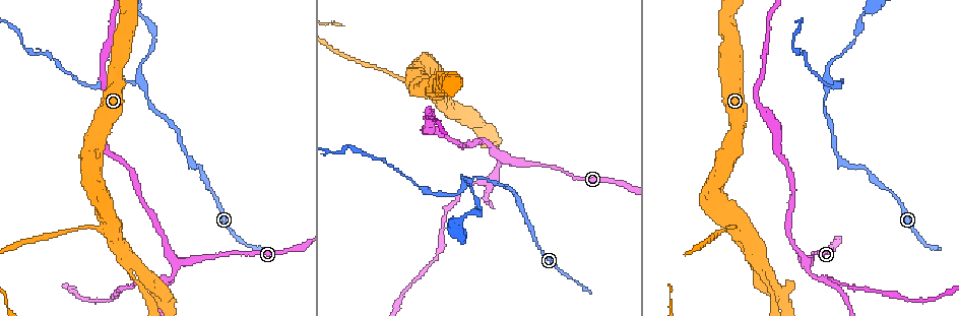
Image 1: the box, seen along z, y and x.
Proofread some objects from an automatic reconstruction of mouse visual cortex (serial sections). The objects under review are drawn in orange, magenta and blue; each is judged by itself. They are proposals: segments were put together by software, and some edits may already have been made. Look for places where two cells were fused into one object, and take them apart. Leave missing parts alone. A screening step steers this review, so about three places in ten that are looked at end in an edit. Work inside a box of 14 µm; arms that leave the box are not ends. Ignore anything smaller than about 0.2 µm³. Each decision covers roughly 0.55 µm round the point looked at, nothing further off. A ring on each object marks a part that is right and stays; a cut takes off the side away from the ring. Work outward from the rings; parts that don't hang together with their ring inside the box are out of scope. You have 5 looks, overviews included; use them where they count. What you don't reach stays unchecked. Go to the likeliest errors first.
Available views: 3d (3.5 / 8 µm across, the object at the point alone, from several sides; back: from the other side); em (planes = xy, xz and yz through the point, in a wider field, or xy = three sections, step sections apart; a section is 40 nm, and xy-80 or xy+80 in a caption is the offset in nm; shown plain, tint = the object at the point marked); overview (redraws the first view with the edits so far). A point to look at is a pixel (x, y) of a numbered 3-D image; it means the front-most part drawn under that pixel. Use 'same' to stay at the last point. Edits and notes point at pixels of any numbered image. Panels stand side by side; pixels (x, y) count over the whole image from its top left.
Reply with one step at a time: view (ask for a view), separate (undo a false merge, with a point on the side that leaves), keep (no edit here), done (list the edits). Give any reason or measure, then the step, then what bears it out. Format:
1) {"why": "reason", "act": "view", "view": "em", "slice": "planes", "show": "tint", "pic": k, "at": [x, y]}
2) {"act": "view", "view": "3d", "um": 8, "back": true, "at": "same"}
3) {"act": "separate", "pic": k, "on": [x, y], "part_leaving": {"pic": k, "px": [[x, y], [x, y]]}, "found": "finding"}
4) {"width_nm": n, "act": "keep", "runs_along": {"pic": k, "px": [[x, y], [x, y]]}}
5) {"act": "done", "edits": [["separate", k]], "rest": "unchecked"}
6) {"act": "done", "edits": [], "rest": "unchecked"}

{"why": "a fork", "act": "view", "view": "3d", "um": 3.5, "pic": 1, "at": [107, 230]}

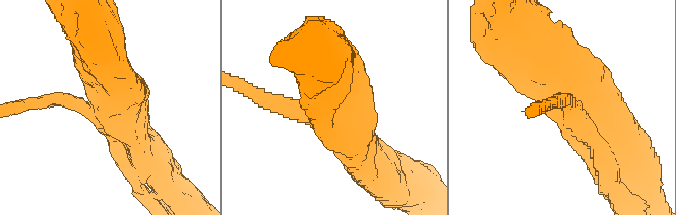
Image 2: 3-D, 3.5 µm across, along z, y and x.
{"act": "view", "view": "em", "slice": "xy", "step": 2, "show": "tint", "pic": 2, "at": [566, 110]}

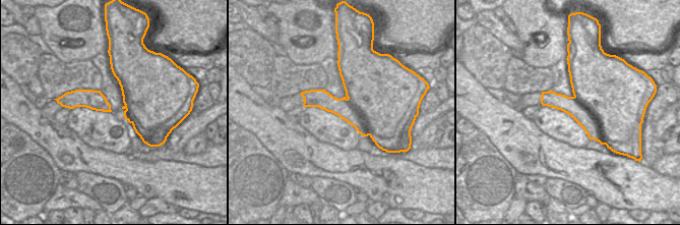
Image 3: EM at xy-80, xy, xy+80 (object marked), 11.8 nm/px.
{"act": "keep", "runs_along": {"pic": 2, "px": [[515, 54], [611, 132]]}, "found": "one cell here"}

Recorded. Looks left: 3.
{"why": "sharp bend", "act": "view", "view": "3d", "um": 3.5, "pic": 1, "at": [179, 262]}

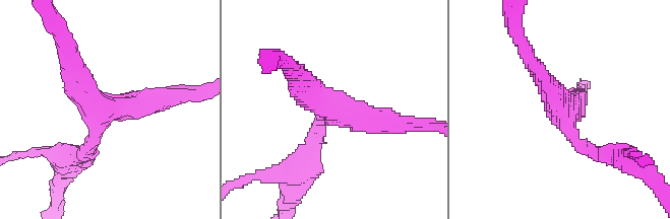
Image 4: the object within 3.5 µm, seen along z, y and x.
{"arms": 3, "arm_widths_nm": [200, 250, 350], "why": "need the tissue", "act": "view", "view": "em", "slice": "planes", "show": "tint", "pic": 4, "at": [330, 110]}

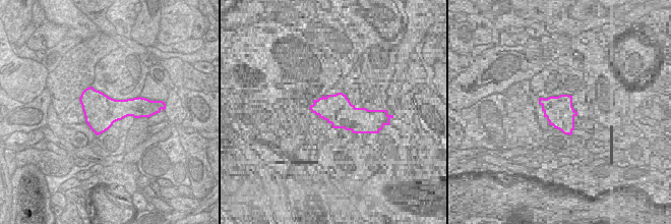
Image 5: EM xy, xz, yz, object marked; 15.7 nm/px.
{"act": "keep", "runs_along": {"pic": 4, "px": [[394, 122], [313, 101], [298, 75]]}, "found": "one cell here"}

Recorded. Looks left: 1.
{"act": "done", "edits": [], "rest": "unchecked"}

